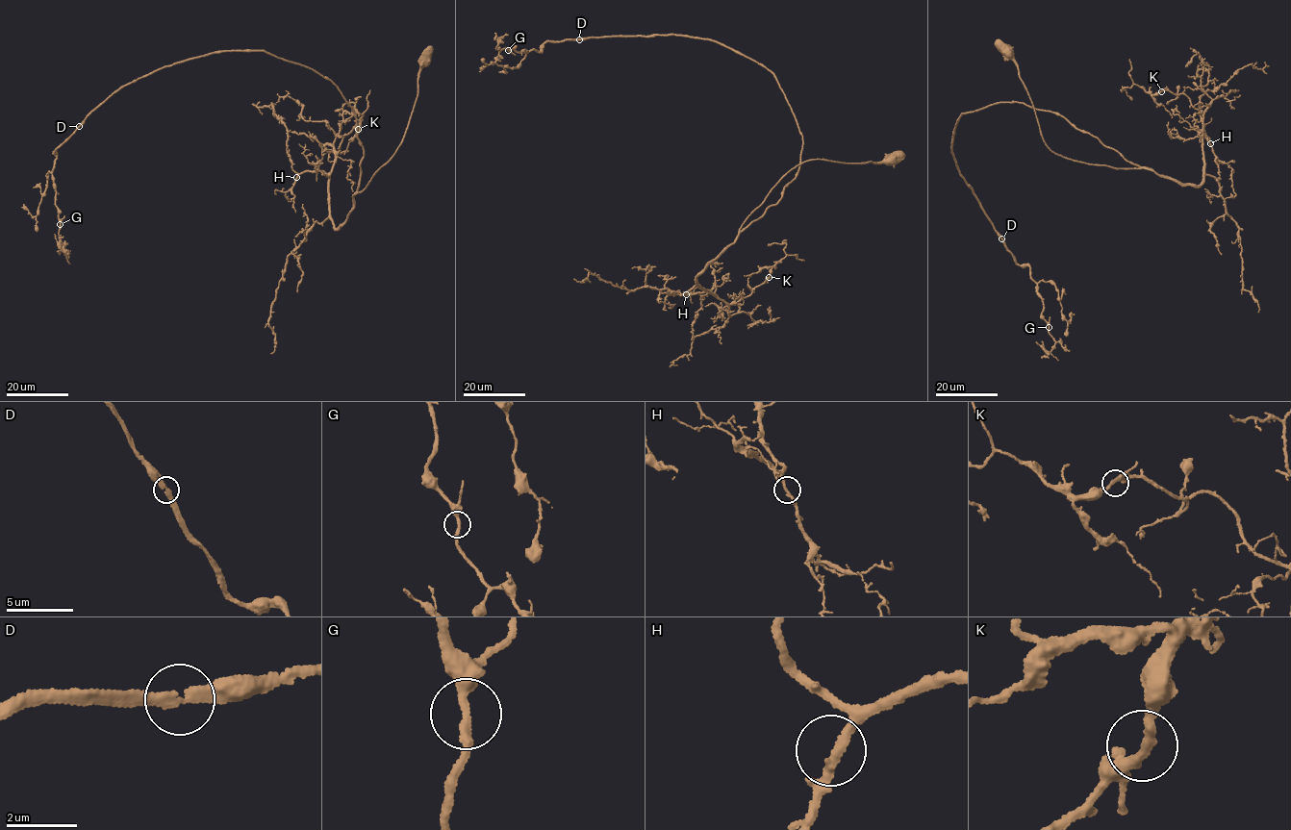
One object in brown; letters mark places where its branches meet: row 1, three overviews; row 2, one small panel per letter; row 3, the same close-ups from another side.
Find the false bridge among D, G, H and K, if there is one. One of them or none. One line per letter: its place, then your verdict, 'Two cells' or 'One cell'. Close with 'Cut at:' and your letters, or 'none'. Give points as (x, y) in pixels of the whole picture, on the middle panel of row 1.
D: Place: (579, 39). One cell
G: Place: (508, 50). One cell
H: Place: (686, 294). One cell
K: Place: (769, 277). One cell
Cut at: none

